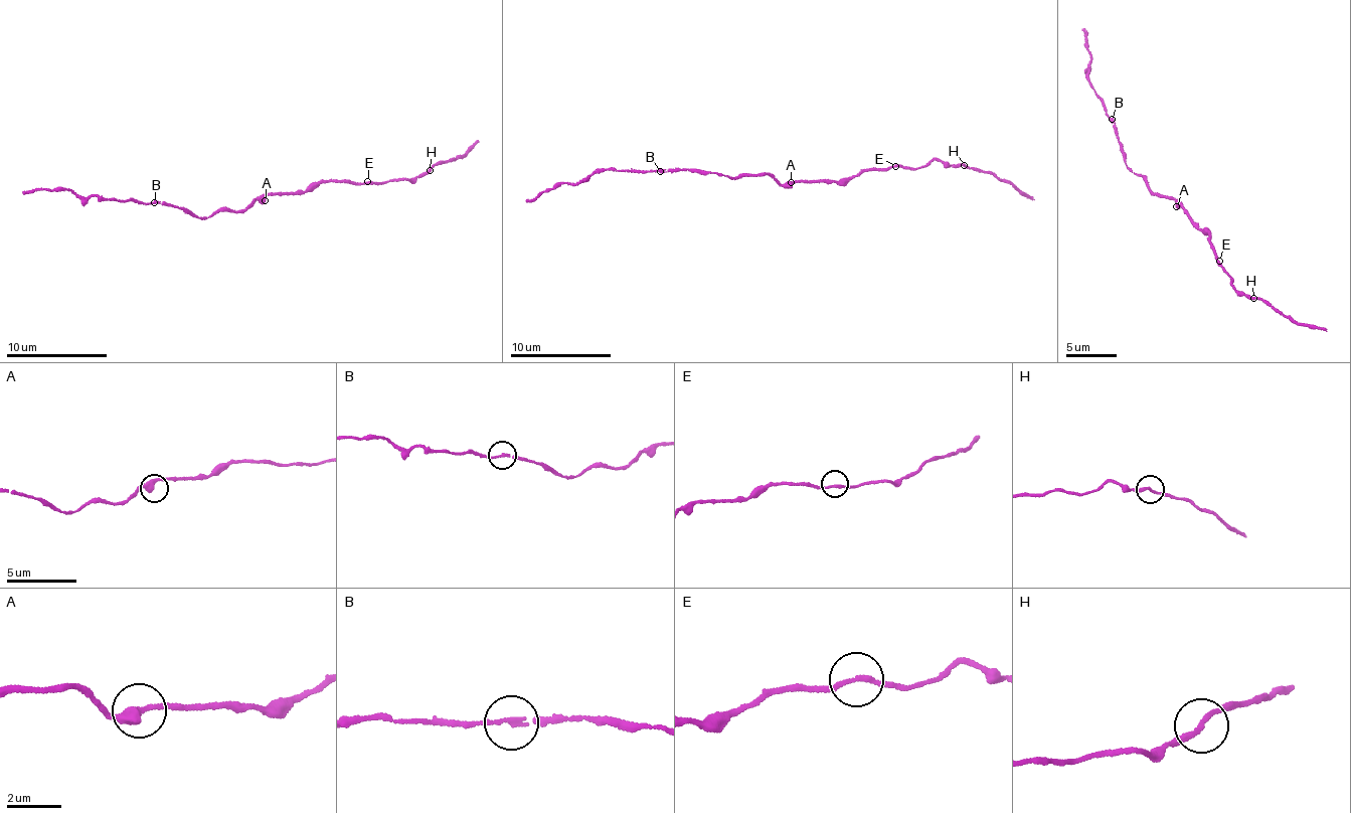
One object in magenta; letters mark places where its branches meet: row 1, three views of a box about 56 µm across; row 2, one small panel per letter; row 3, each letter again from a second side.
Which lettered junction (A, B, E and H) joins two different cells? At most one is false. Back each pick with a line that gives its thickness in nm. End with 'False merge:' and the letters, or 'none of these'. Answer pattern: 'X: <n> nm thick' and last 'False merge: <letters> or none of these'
False merge: none of these

